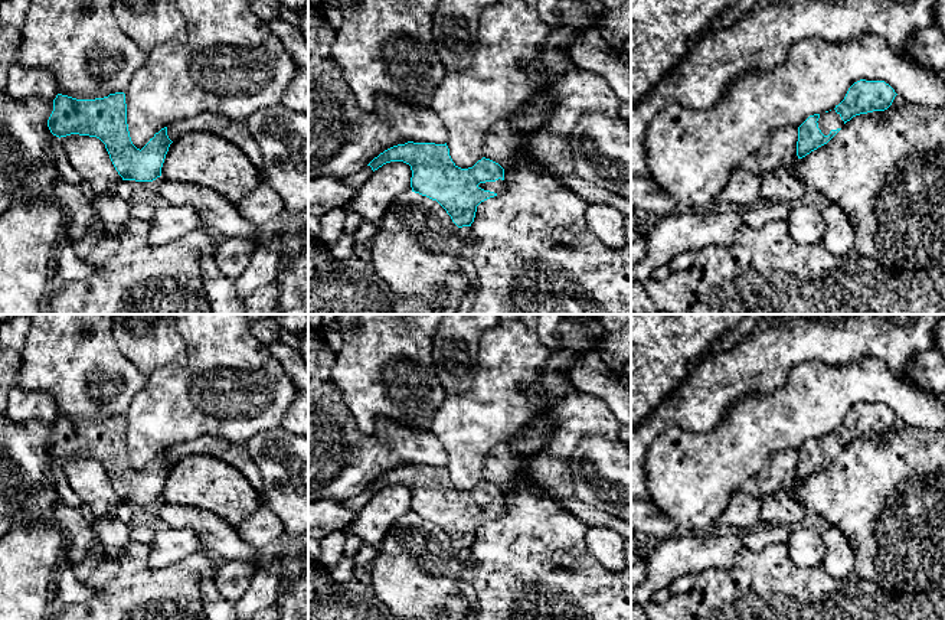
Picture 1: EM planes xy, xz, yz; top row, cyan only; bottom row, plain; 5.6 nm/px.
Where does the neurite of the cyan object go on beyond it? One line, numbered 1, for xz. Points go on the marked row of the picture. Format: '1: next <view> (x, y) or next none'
1: next xz (497, 186)

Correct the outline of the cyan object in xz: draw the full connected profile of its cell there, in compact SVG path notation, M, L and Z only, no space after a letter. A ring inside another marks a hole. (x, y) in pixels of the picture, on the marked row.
M413 143L393 146L367 166L377 170L386 163L403 161L411 166L412 192L436 200L458 226L471 226L477 206L506 187L504 169L483 157L472 167L458 167L445 144Z

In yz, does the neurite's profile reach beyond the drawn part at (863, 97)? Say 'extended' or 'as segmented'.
extended

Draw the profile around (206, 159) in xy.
M205 131L189 133L170 144L161 176L200 185L235 203L262 183L261 172L239 147Z

